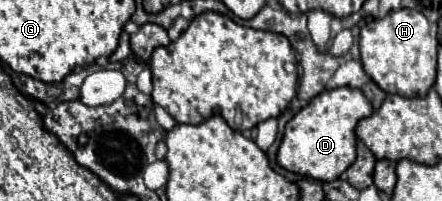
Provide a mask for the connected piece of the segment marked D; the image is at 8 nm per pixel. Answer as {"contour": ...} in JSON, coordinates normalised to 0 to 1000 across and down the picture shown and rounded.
{"contour":[[[783,428],[719,468],[719,488],[706,488],[697,527],[688,527],[647,617],[629,746],[629,816],[652,856],[701,876],[724,905],[751,905],[769,886],[805,786],[805,617],[837,567],[837,507],[805,438]]]}

